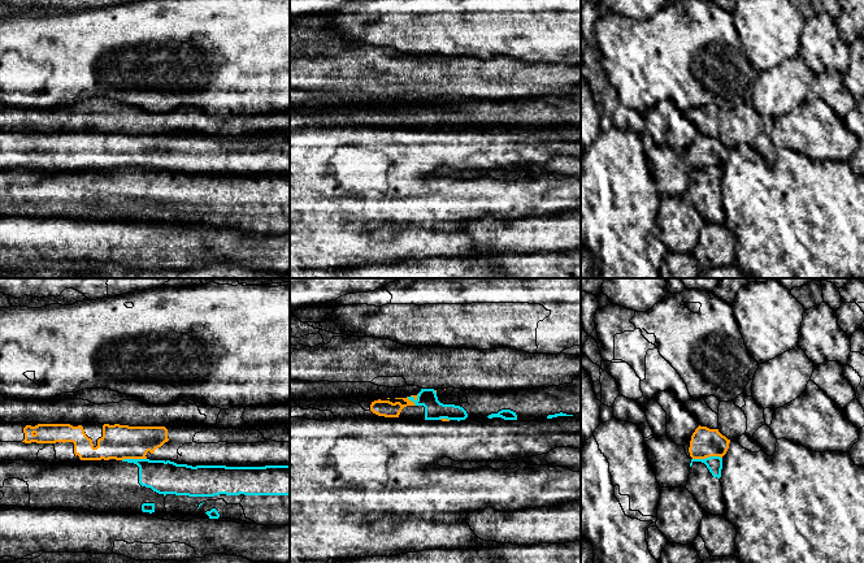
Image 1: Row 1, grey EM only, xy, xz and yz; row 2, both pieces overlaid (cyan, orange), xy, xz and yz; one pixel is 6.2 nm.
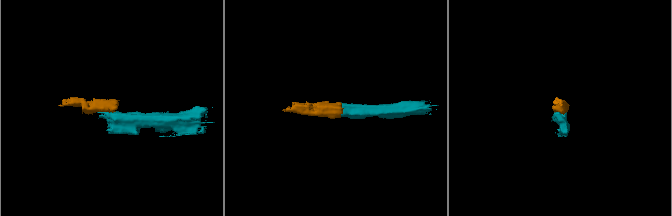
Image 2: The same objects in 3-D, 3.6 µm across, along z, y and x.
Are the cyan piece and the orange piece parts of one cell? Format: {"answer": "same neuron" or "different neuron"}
{"answer": "different neuron"}

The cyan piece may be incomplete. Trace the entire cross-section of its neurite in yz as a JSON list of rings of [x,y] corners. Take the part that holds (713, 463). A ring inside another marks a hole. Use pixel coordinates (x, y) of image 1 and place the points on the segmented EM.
[[[722,458],[691,459],[686,489],[695,497],[705,514],[722,515],[725,503],[720,482]]]

